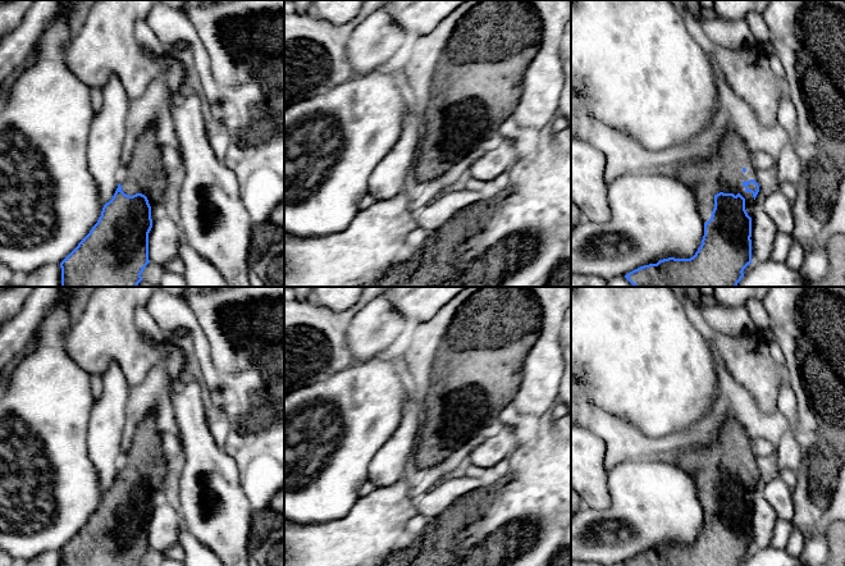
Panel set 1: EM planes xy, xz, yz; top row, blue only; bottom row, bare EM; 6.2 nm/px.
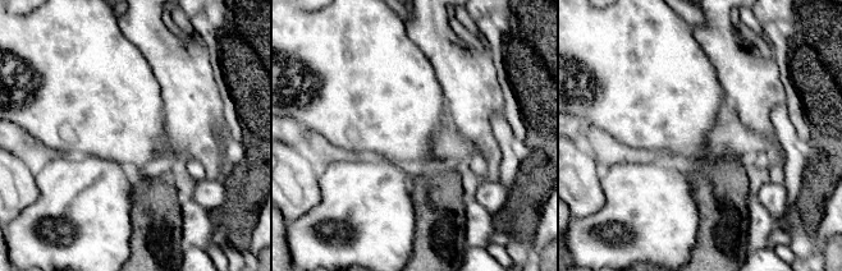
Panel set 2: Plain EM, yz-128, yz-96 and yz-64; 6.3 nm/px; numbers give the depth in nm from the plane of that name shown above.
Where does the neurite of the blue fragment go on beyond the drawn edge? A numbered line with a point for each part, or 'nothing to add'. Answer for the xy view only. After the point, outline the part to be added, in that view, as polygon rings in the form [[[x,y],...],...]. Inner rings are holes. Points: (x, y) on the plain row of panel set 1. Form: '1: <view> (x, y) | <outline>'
1: xy (145, 460) | [[[149,412],[138,424],[131,448],[123,455],[122,478],[133,483],[142,480],[150,493],[160,488],[165,478],[168,457],[164,455],[157,429],[157,416]]]

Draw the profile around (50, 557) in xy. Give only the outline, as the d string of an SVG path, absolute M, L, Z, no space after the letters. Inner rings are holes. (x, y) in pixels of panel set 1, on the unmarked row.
M46 551L20 566L61 566L60 551Z

